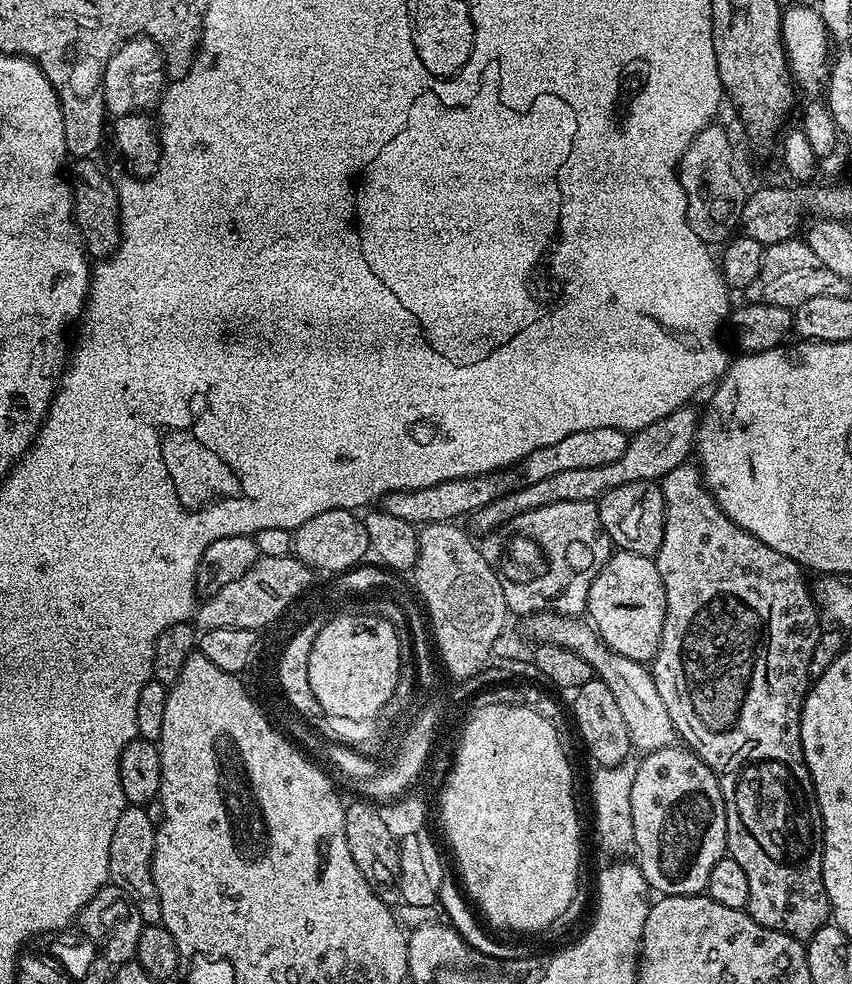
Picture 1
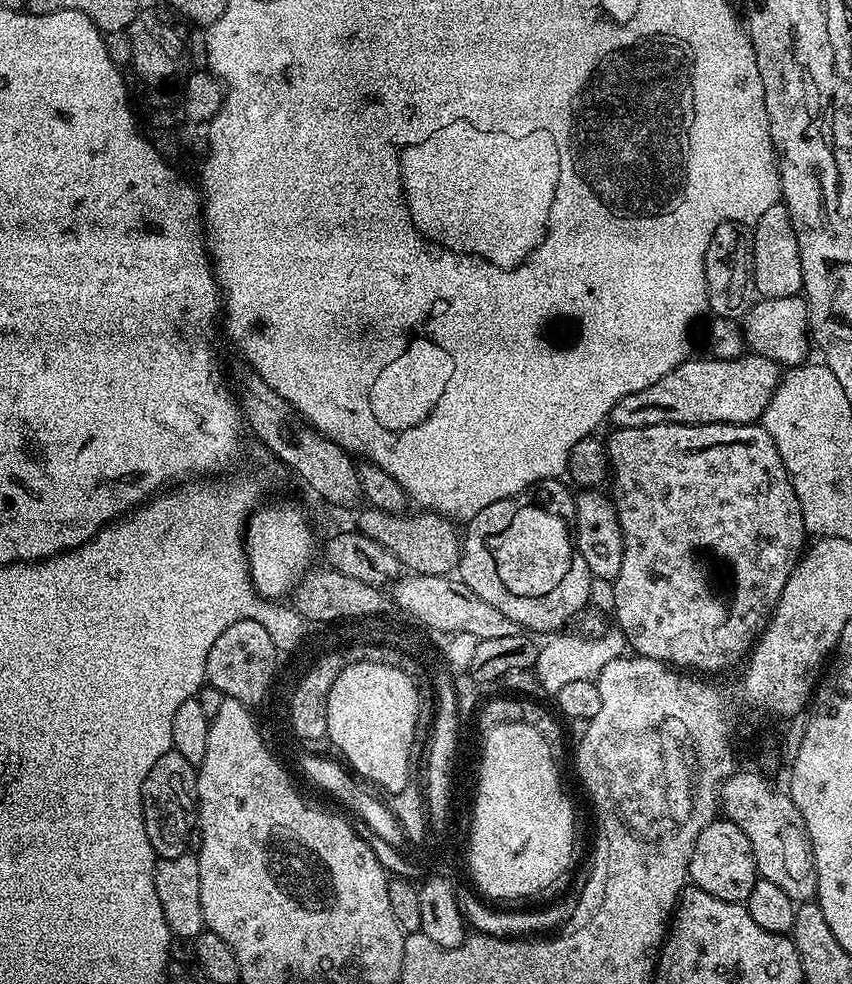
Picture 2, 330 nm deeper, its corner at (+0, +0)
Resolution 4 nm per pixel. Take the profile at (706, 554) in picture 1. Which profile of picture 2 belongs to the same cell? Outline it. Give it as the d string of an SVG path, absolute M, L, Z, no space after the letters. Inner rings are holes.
M754 423L754 424L659 424L659 425L658 425L658 426L646 426L646 427L645 427L645 428L618 428L618 429L615 429L615 430L612 430L612 431L609 431L609 433L610 433L610 434L609 434L609 436L606 436L606 447L607 447L607 450L608 450L608 462L609 462L609 465L610 465L610 485L611 485L611 484L612 484L612 489L610 489L610 495L611 495L611 497L612 497L612 499L613 499L613 501L614 501L614 503L615 503L615 505L616 505L616 511L617 511L617 512L619 512L619 513L620 513L620 525L621 525L621 526L622 526L622 538L623 538L623 539L624 539L624 553L623 553L623 554L622 554L622 570L618 570L618 574L617 574L617 575L616 575L616 579L615 579L615 580L613 580L613 581L611 581L611 583L612 583L612 586L613 586L613 590L614 590L614 604L613 604L613 606L612 606L612 609L611 609L611 611L612 611L612 612L613 612L613 613L614 613L614 615L615 615L615 614L616 614L616 622L614 622L614 624L615 624L615 627L616 627L616 628L617 628L617 629L619 629L619 630L620 630L620 632L621 632L621 634L622 634L622 635L623 635L623 636L624 636L624 639L626 639L626 640L627 640L627 647L628 647L628 648L629 648L629 649L631 649L631 651L632 651L632 652L633 652L633 653L635 653L635 655L637 655L637 656L645 656L645 657L646 657L646 658L650 658L650 659L651 659L651 660L657 660L657 661L658 661L658 662L662 662L662 663L663 663L663 664L666 664L666 665L669 665L669 666L675 666L675 667L676 667L676 668L677 668L677 669L680 669L680 670L695 670L695 671L696 671L696 672L697 672L697 673L700 673L700 674L712 674L712 673L708 673L708 672L720 672L720 671L722 671L722 670L723 670L723 668L724 668L724 667L726 667L726 666L727 666L727 664L728 664L728 656L740 656L740 658L744 658L744 657L747 657L747 655L748 655L748 653L749 653L749 652L751 652L751 650L752 650L752 646L753 646L753 644L755 644L755 643L756 643L756 641L757 641L757 640L759 640L759 639L760 639L760 636L761 636L761 634L762 634L762 633L763 633L763 632L764 632L764 627L766 627L766 626L767 626L767 624L768 624L768 622L769 622L769 620L771 620L771 619L772 619L772 614L773 614L773 612L775 612L775 611L776 611L776 603L777 603L777 602L779 602L779 600L780 600L780 595L781 595L781 594L782 594L782 590L783 590L783 589L784 589L784 587L785 587L785 586L786 586L786 582L787 582L787 581L788 581L788 579L789 579L789 578L790 578L790 574L791 574L791 573L792 573L792 571L793 571L793 570L794 570L794 566L795 566L795 565L796 565L796 563L797 563L797 562L799 562L799 561L800 561L800 558L801 558L801 555L802 555L802 553L803 553L803 552L804 552L804 551L805 551L805 548L806 548L806 543L805 543L805 544L804 544L804 540L805 540L805 541L806 541L806 533L805 533L805 530L804 530L804 523L803 523L803 522L802 522L802 506L798 506L798 498L797 498L797 497L796 497L796 495L795 495L795 494L794 494L794 486L793 486L793 485L792 485L792 483L791 483L791 482L790 482L790 478L789 478L789 477L788 477L788 471L787 471L787 470L786 470L786 466L785 466L785 465L784 465L784 463L783 463L783 462L782 462L782 458L781 458L781 457L780 457L780 455L779 455L779 454L778 454L778 446L774 446L774 442L773 442L773 441L772 441L772 439L771 439L771 438L770 438L770 434L769 434L769 433L768 433L768 432L767 432L767 430L765 430L765 428L764 428L764 427L763 427L763 426L761 426L761 425L760 425L760 424L759 424L759 423Z

